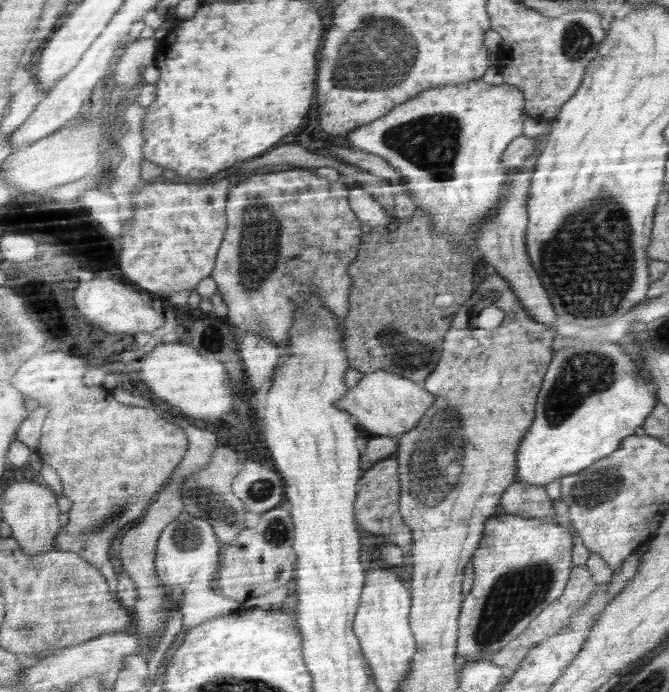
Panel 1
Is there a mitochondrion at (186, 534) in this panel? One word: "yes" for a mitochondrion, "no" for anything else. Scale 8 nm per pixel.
yes

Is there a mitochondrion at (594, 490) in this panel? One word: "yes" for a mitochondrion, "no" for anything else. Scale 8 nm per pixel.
yes

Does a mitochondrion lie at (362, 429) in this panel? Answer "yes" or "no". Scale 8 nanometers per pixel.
no

